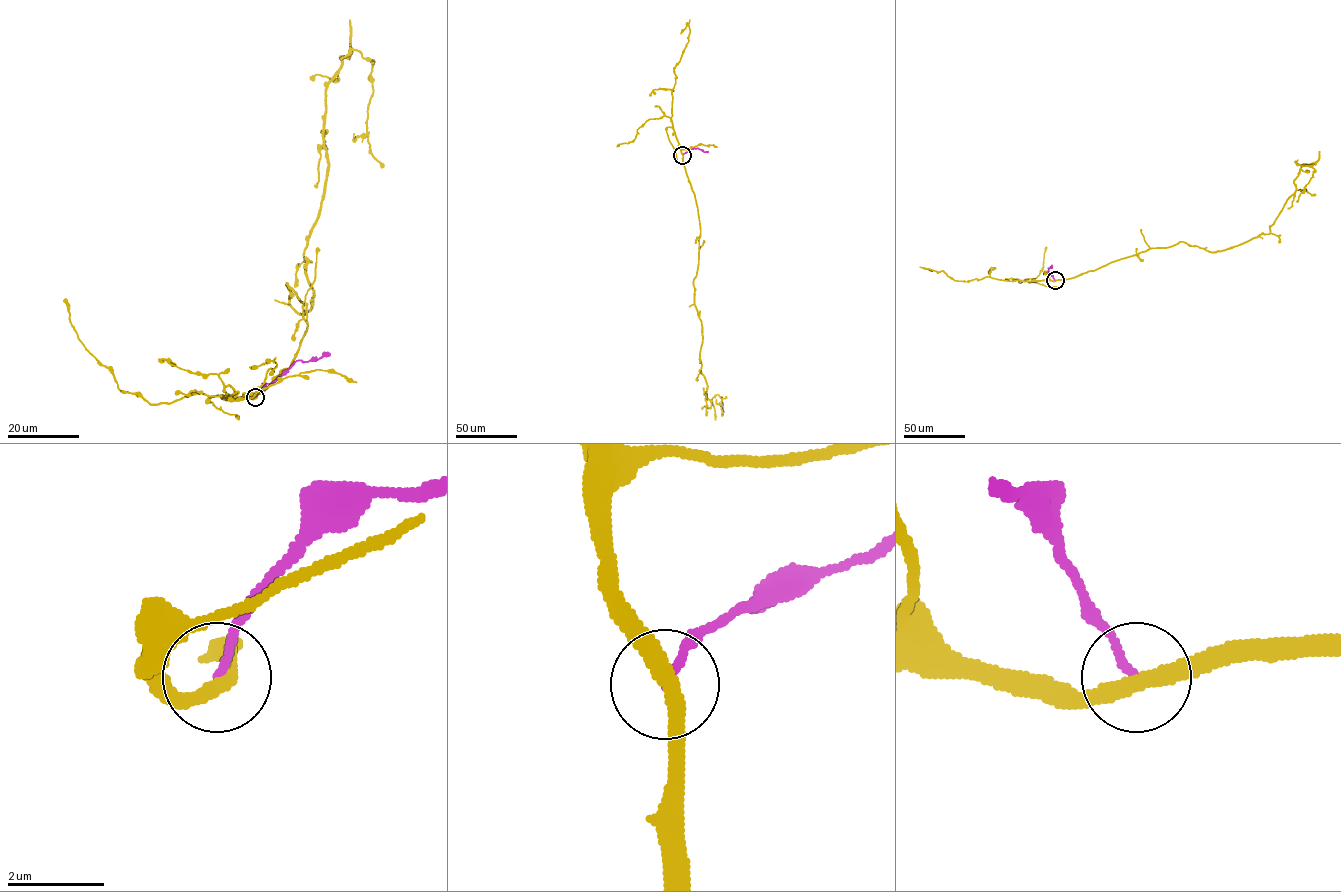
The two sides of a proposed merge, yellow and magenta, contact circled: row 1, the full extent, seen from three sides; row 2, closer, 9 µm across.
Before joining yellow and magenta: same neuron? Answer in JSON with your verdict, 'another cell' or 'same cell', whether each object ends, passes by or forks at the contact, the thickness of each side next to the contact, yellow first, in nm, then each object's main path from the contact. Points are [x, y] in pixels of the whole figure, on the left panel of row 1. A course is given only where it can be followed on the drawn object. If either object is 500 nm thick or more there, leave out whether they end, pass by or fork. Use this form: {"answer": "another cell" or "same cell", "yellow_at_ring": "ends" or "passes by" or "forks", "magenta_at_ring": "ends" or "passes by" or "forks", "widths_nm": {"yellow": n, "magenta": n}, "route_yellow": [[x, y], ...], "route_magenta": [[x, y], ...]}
{"answer": "another cell", "yellow_at_ring": "passes by", "magenta_at_ring": "ends", "widths_nm": {"yellow": 360, "magenta": 140}, "route_yellow": [[255, 397], [305, 334], [287, 283], [310, 308], [326, 83], [351, 49], [372, 63], [382, 166]], "route_magenta": [[255, 397], [262, 387], [274, 382], [298, 360], [315, 361], [330, 354]]}

